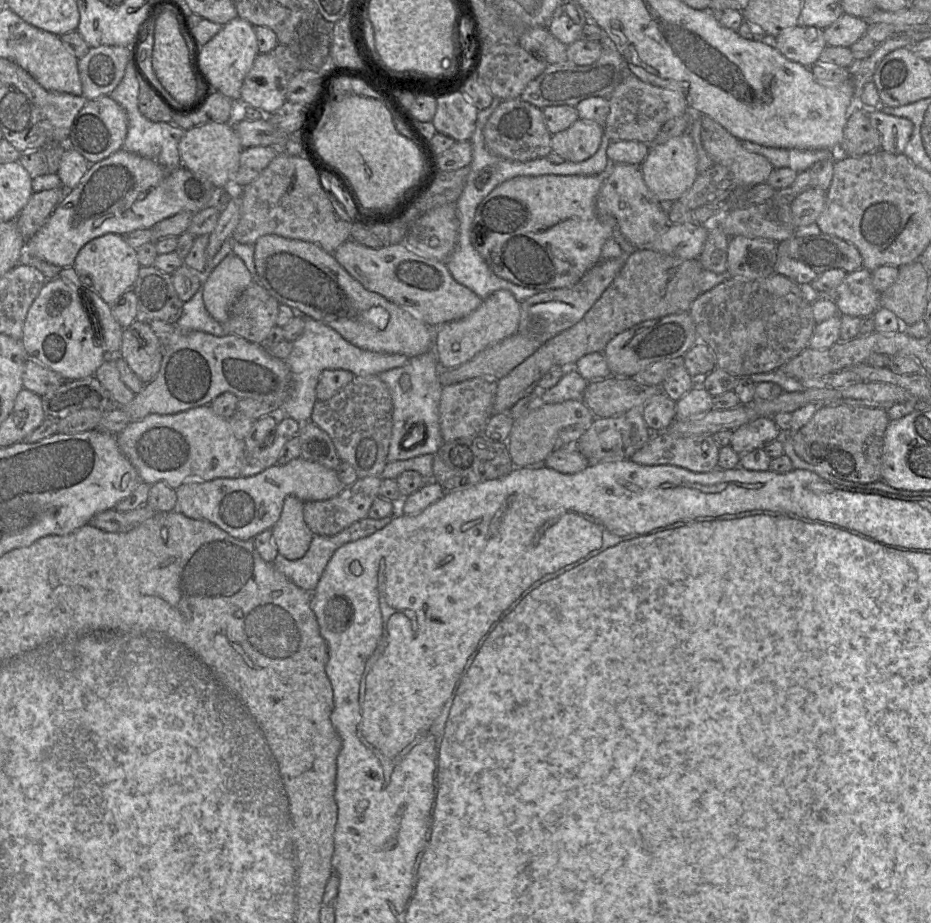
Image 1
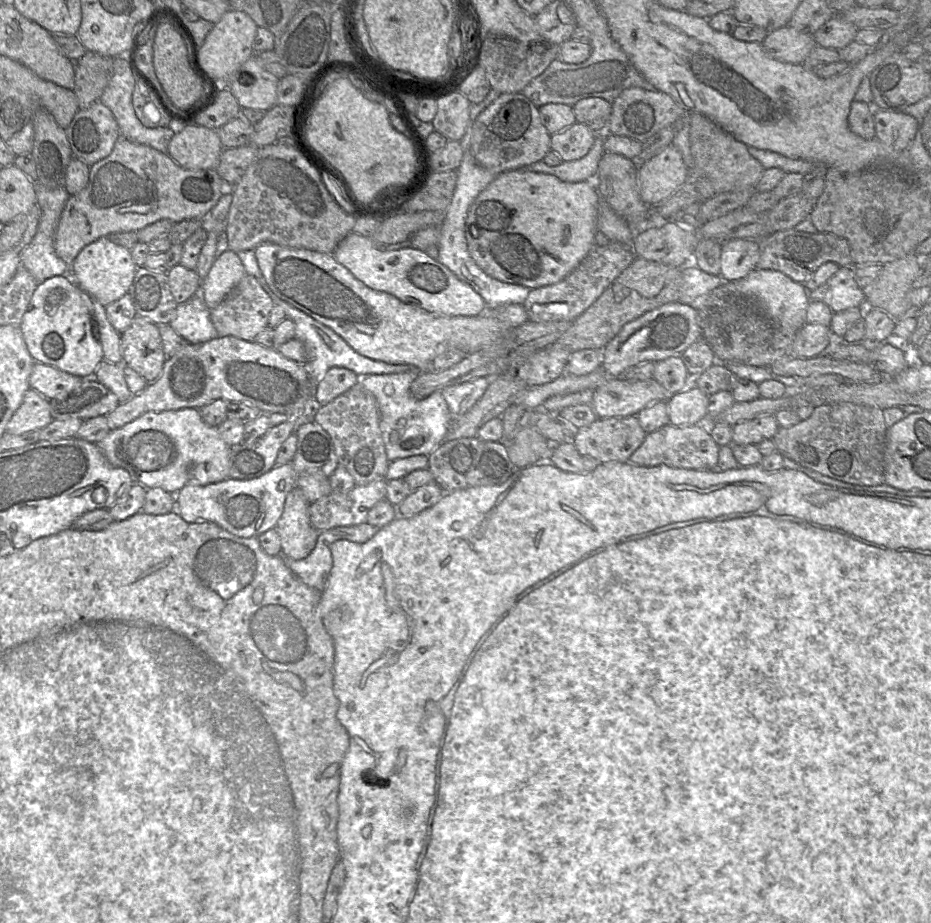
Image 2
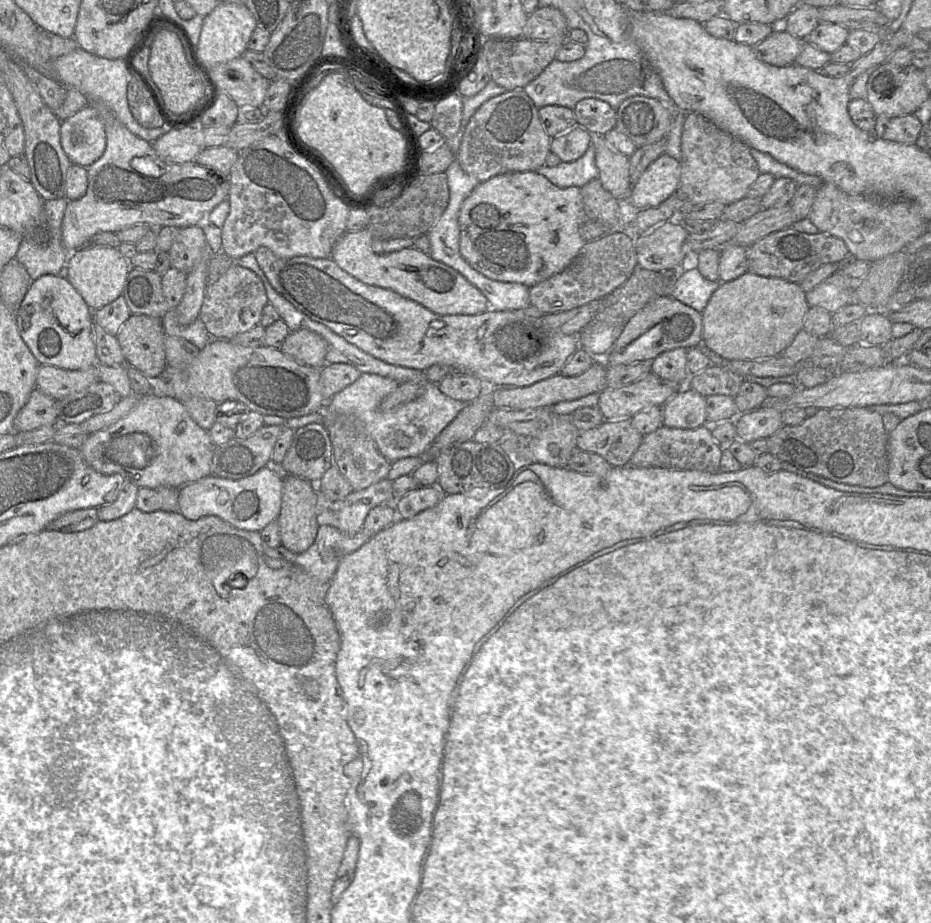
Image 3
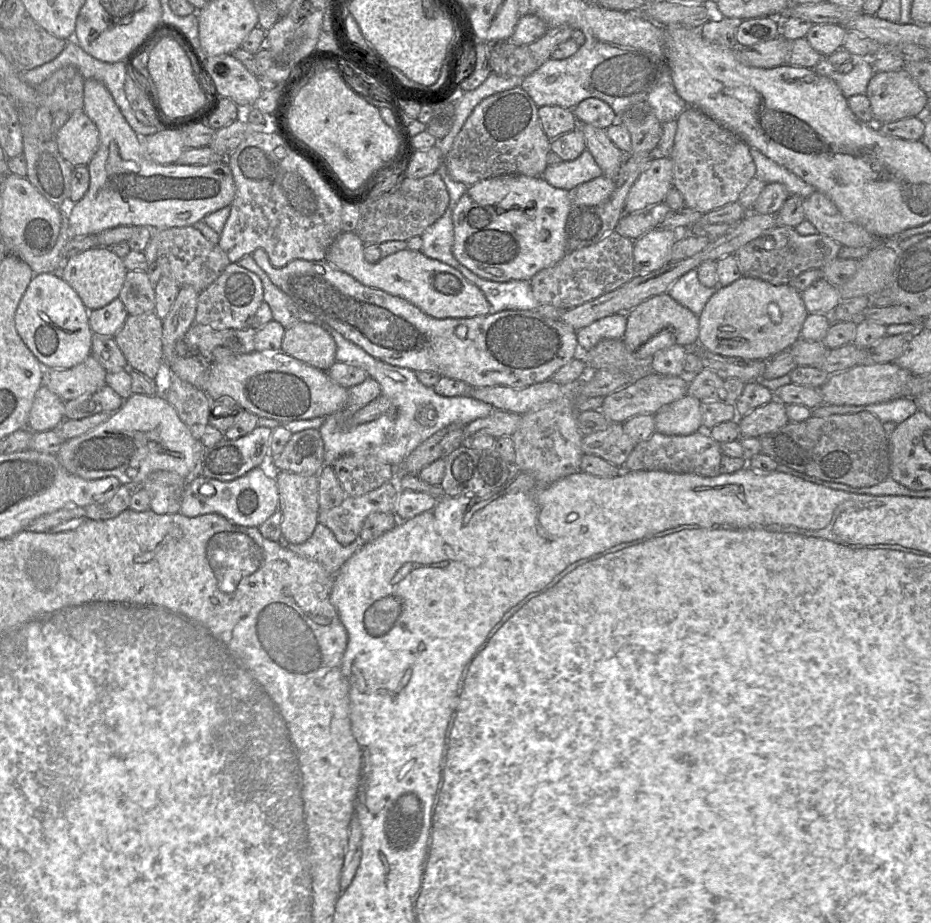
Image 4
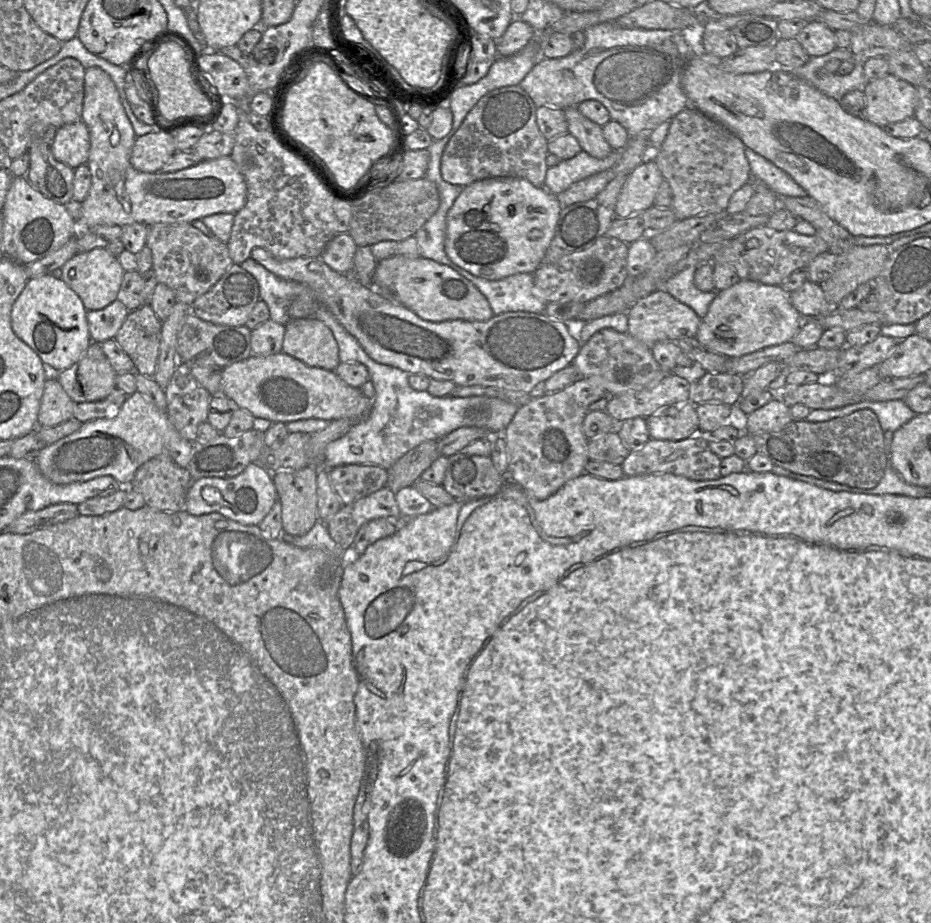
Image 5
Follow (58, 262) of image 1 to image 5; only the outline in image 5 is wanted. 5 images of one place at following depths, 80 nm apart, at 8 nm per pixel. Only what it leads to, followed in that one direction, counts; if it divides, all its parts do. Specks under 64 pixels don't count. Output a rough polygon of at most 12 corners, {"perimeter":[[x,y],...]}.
{"perimeter":[[85,69],[91,187],[79,230],[236,214],[230,156],[136,170],[115,83]]}

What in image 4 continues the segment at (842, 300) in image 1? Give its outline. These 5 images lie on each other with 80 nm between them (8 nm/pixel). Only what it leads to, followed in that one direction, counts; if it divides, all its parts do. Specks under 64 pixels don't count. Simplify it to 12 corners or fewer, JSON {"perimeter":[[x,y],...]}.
{"perimeter":[[821,278],[802,291],[808,313],[831,315],[842,301]]}

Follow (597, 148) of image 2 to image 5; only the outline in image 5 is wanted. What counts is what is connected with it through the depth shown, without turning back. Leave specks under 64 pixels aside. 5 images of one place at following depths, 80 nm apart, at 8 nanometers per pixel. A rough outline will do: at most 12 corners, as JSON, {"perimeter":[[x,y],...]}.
{"perimeter":[[623,149],[599,159],[582,150],[549,167],[544,188],[557,195],[611,169]]}

